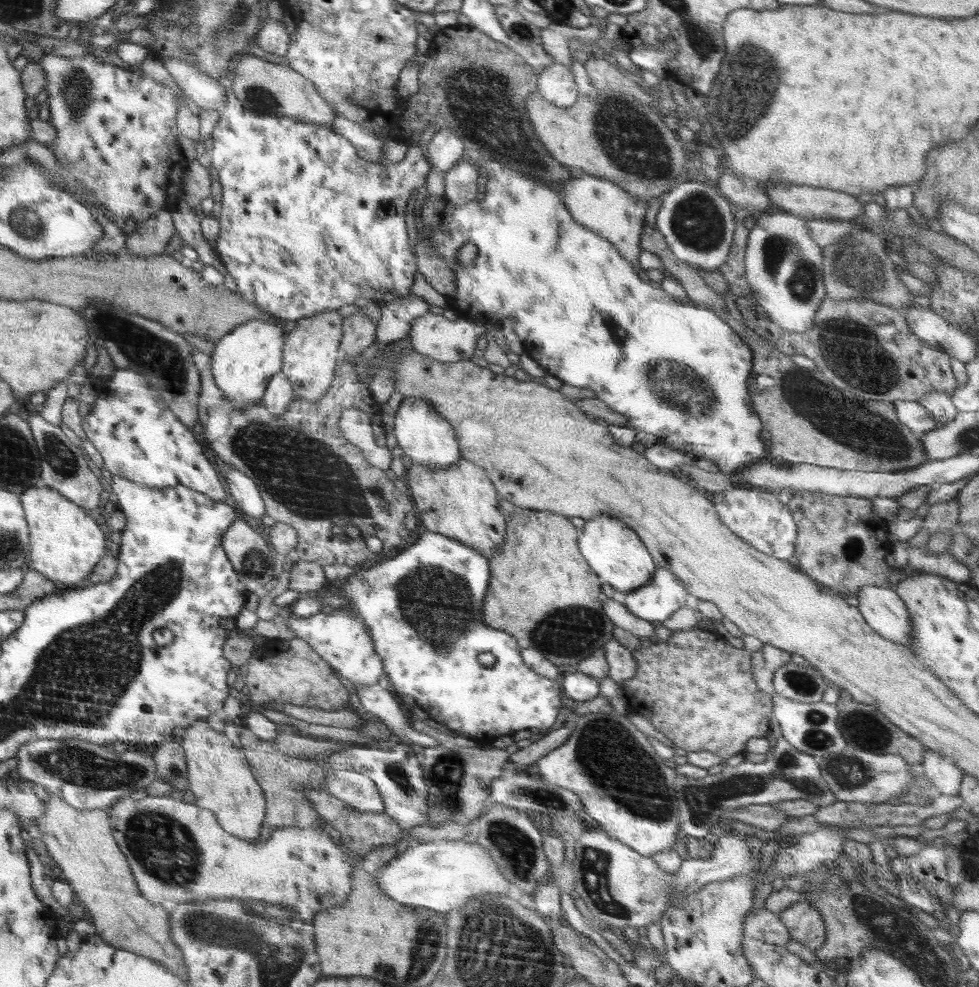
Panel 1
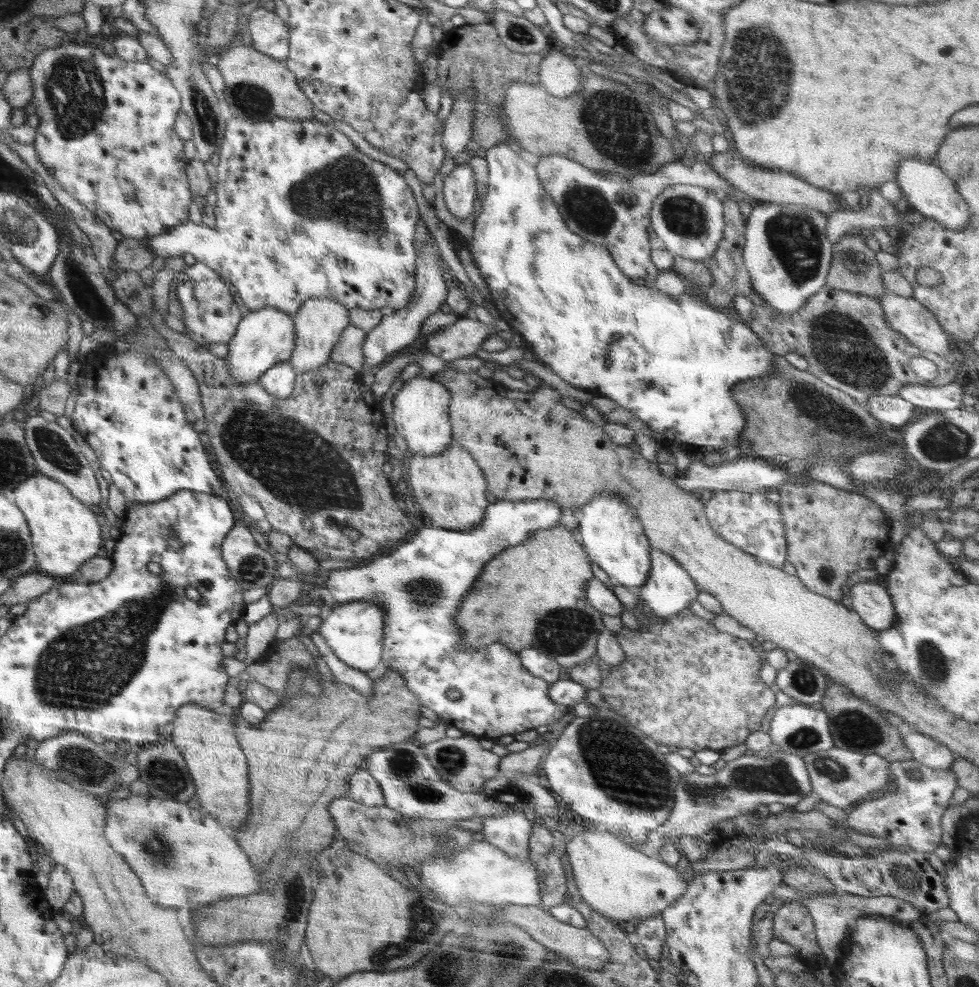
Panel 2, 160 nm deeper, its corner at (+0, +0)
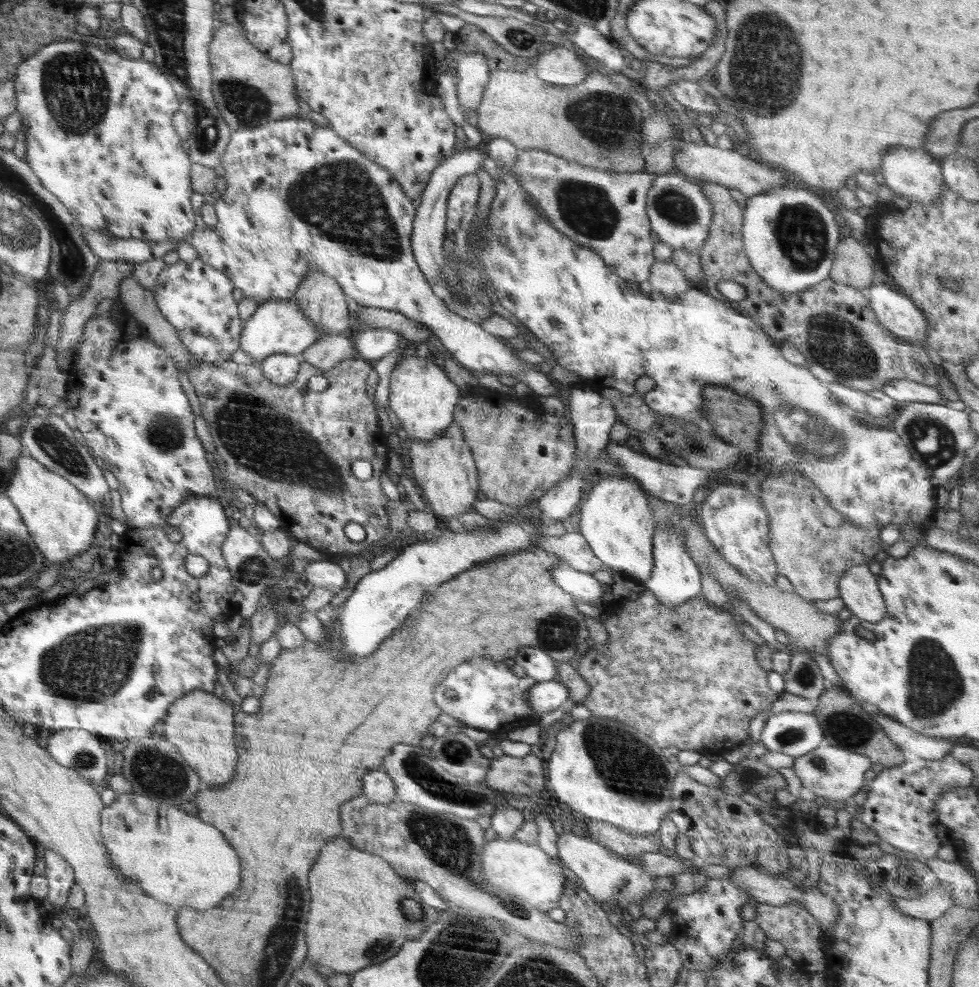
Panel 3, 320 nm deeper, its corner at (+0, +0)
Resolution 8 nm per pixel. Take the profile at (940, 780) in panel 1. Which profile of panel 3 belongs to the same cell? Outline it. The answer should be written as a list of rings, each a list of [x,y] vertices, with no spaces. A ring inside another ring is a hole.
[[[882,714],[874,717],[880,728],[910,757],[938,760],[948,755],[953,747],[950,740],[928,738],[891,717]]]

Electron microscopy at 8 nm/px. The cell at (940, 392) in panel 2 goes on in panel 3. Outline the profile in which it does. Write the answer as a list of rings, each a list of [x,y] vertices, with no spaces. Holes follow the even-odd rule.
[[[893,380],[882,386],[881,390],[899,404],[912,402],[940,404],[945,402],[944,397],[940,395],[936,386],[928,386],[913,380]]]

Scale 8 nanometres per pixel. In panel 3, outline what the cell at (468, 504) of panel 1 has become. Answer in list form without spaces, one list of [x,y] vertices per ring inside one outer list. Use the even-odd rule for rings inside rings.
[[[450,424],[442,438],[430,442],[415,439],[410,446],[409,456],[412,463],[409,475],[422,490],[421,494],[430,512],[440,519],[450,519],[452,516],[471,511],[472,504],[478,500],[478,470],[470,446],[464,442],[456,424]]]

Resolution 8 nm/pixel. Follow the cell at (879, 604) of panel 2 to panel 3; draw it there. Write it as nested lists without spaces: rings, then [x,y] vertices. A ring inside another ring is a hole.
[[[869,564],[851,566],[837,584],[844,606],[860,620],[878,622],[885,618],[885,600]]]

